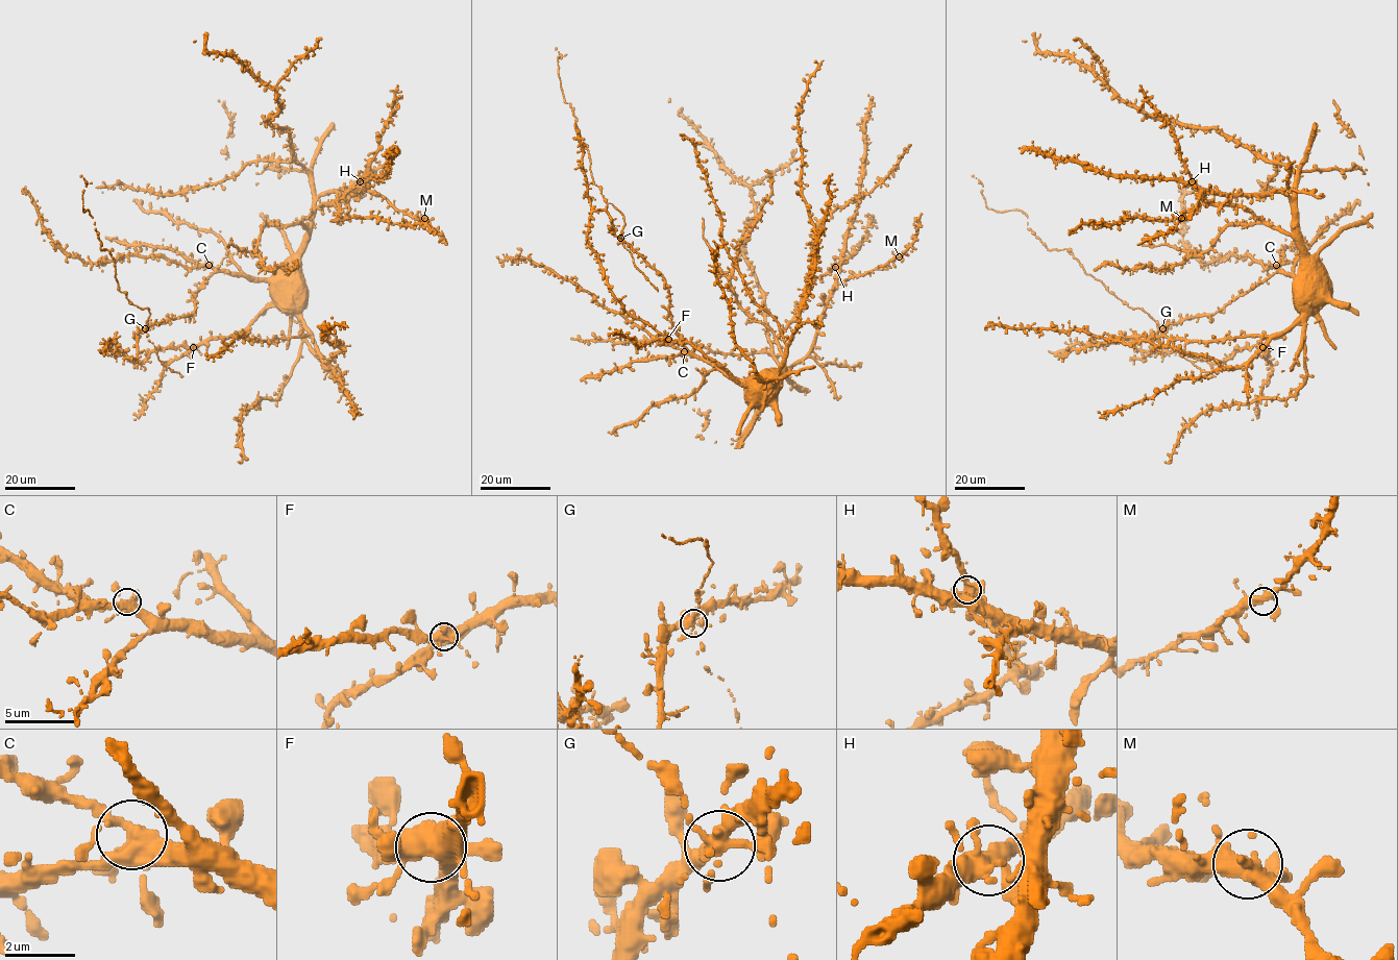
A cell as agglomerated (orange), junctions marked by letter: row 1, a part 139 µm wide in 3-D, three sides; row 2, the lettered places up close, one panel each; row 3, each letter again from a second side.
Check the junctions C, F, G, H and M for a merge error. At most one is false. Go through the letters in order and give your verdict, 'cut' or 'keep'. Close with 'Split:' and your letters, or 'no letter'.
C: keep
F: keep
G: keep
H: keep
M: keep
Split: no letter

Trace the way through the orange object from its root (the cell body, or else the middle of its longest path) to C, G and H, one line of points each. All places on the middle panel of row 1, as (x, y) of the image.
C: (775, 379), (775, 384), (757, 375), (732, 379), (712, 364), (684, 351)
G: (775, 379), (775, 384), (757, 375), (732, 379), (712, 364), (695, 357), (672, 324), (665, 279), (620, 238)
H: (775, 379), (775, 384), (784, 367), (780, 334), (794, 316), (804, 290), (835, 267)

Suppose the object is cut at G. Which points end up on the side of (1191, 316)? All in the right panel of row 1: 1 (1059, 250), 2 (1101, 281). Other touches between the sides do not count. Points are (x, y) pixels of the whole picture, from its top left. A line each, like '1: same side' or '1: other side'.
1: other side
2: other side

